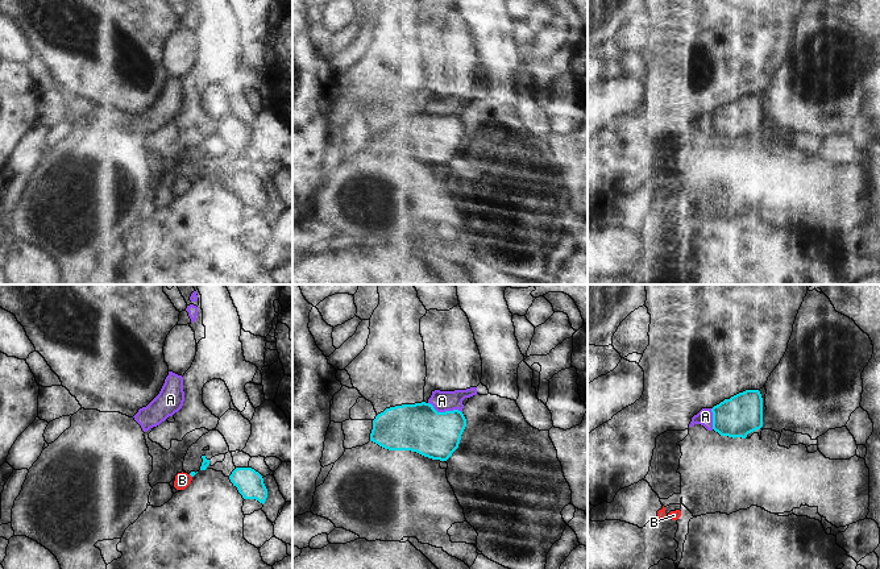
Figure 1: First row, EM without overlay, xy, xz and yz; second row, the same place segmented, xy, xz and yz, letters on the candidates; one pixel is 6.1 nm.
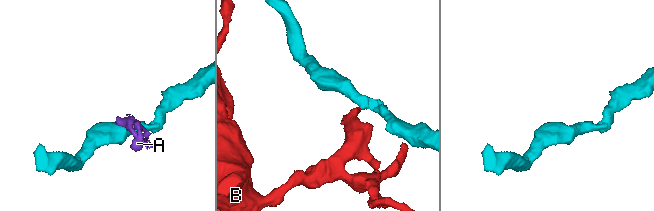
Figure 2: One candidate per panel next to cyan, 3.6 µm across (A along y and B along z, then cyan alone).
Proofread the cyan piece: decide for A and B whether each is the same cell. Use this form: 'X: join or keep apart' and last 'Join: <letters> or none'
A: keep apart
B: keep apart
Join: none

